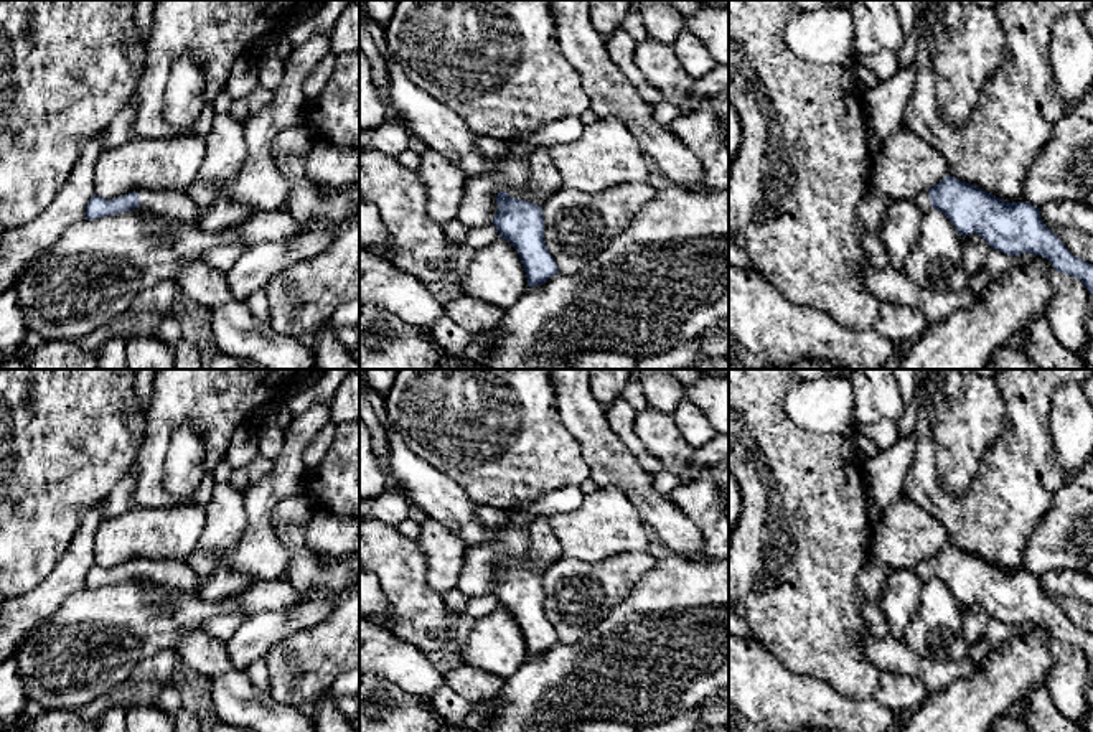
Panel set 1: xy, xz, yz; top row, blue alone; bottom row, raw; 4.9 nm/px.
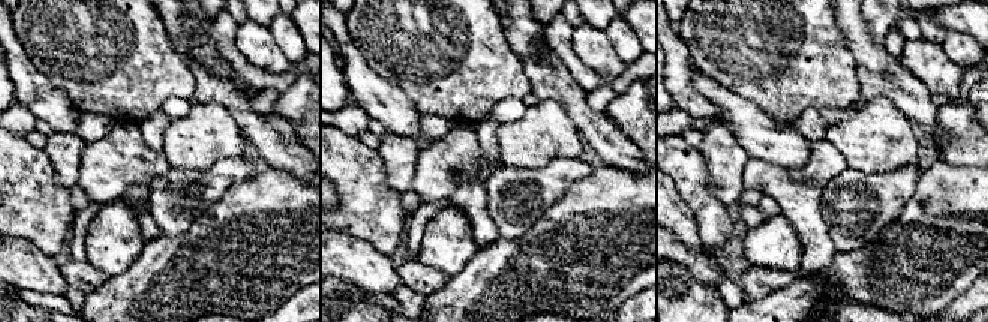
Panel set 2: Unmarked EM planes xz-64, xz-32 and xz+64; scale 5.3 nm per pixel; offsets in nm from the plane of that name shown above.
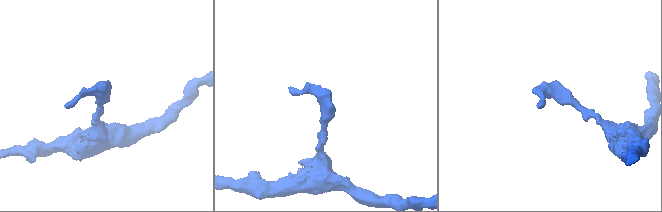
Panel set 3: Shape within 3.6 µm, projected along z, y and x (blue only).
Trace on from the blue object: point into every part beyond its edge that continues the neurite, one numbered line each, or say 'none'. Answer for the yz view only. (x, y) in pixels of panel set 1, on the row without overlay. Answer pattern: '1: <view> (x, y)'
1: yz (922, 569)

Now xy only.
1: xy (173, 572)

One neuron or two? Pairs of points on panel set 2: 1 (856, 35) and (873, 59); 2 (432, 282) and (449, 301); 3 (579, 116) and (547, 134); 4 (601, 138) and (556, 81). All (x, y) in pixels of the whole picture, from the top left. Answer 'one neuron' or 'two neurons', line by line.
1: one neuron
2: two neurons
3: two neurons
4: one neuron

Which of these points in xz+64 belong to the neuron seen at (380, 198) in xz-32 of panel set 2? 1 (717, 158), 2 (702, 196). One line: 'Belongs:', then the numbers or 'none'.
Belongs: 2

